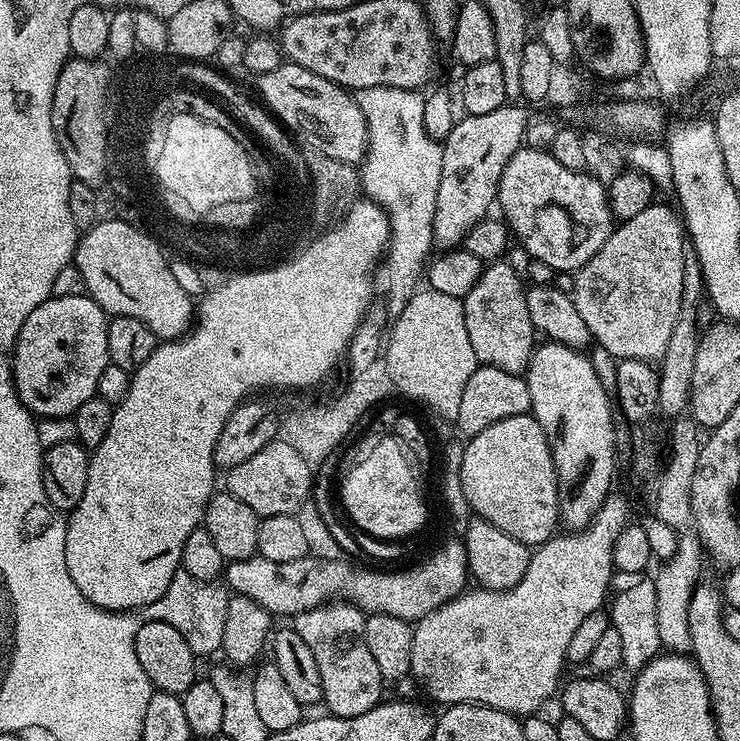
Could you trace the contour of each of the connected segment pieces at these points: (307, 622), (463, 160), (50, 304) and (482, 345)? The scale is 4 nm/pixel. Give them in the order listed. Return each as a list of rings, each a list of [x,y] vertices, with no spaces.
[[[333,602],[297,612],[294,617],[296,633],[302,642],[306,642],[306,646],[310,646],[314,662],[318,662],[324,695],[323,707],[328,707],[325,709],[334,716],[354,718],[358,714],[366,714],[366,710],[382,700],[380,671],[362,635],[365,615],[363,610],[351,602]]]
[[[520,106],[490,110],[490,114],[465,115],[457,119],[450,134],[442,142],[442,178],[438,182],[438,202],[434,210],[434,240],[441,249],[452,250],[479,220],[485,219],[498,200],[498,185],[510,158],[524,144],[524,131],[530,119]]]
[[[52,296],[26,322],[22,322],[22,330],[16,339],[16,347],[12,354],[12,381],[16,387],[18,398],[27,406],[28,411],[37,418],[49,416],[52,420],[71,418],[76,415],[78,406],[96,395],[98,378],[102,378],[102,370],[110,363],[106,334],[109,317],[103,308],[96,305],[91,296]]]
[[[504,258],[489,263],[462,299],[466,334],[470,334],[470,346],[474,346],[477,361],[498,370],[527,373],[528,361],[538,344],[538,333],[526,311],[526,284],[521,273],[514,271]]]

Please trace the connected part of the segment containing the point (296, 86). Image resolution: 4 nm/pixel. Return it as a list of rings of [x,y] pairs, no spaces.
[[[291,62],[280,64],[270,74],[255,77],[254,83],[268,112],[277,116],[301,145],[312,146],[327,157],[355,166],[368,155],[366,118],[349,89],[339,88],[334,82]]]

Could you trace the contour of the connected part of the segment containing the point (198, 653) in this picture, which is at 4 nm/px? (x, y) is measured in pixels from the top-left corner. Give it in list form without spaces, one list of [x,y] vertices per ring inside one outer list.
[[[181,570],[176,572],[174,578],[171,579],[171,584],[167,587],[163,598],[133,611],[132,620],[136,620],[136,629],[138,630],[148,621],[163,620],[179,630],[194,656],[203,658],[203,656],[215,651],[217,653],[221,649],[229,599],[230,592],[225,585],[194,579],[190,574]]]

